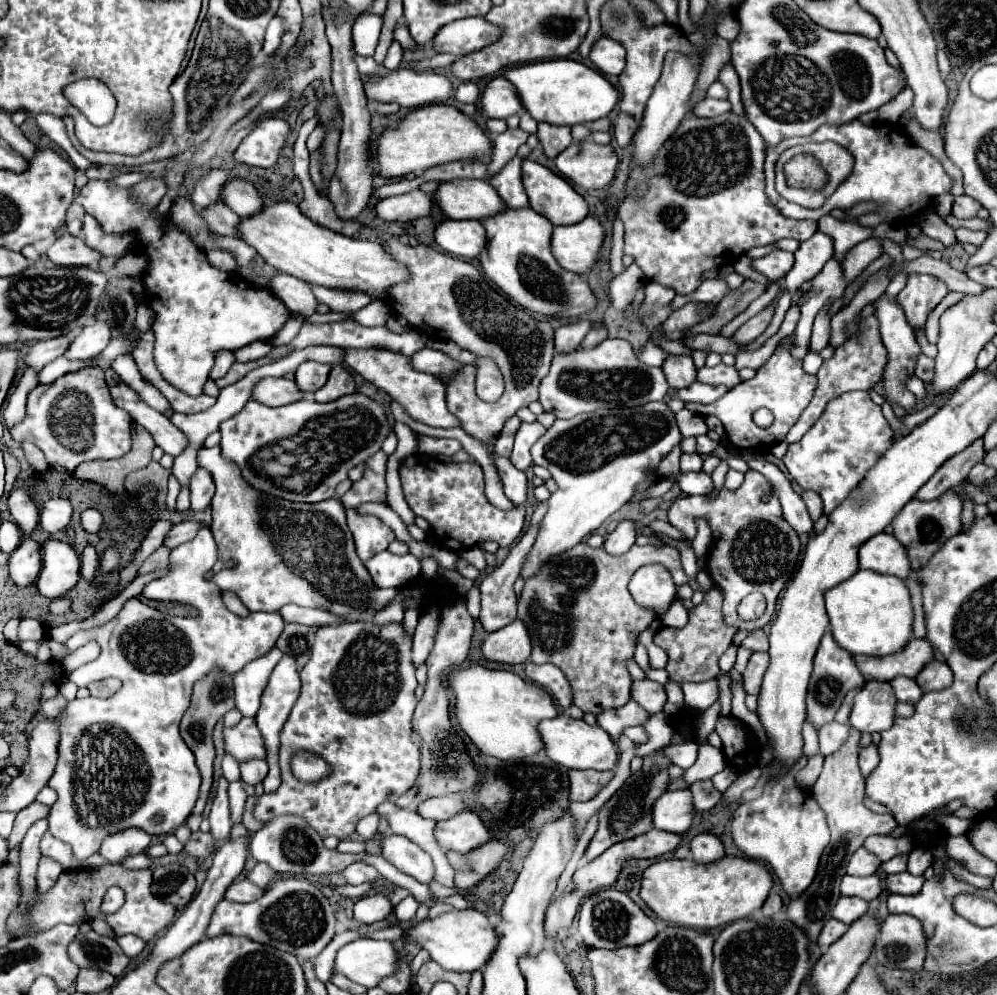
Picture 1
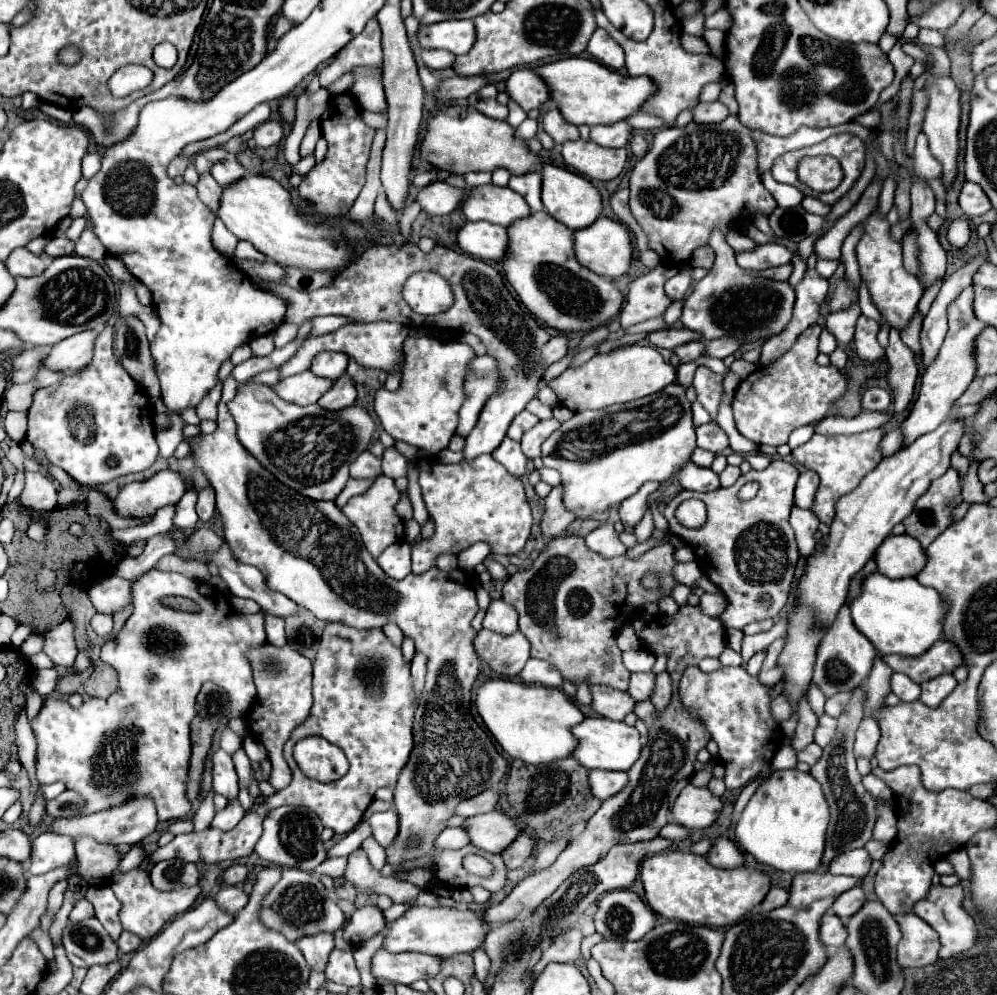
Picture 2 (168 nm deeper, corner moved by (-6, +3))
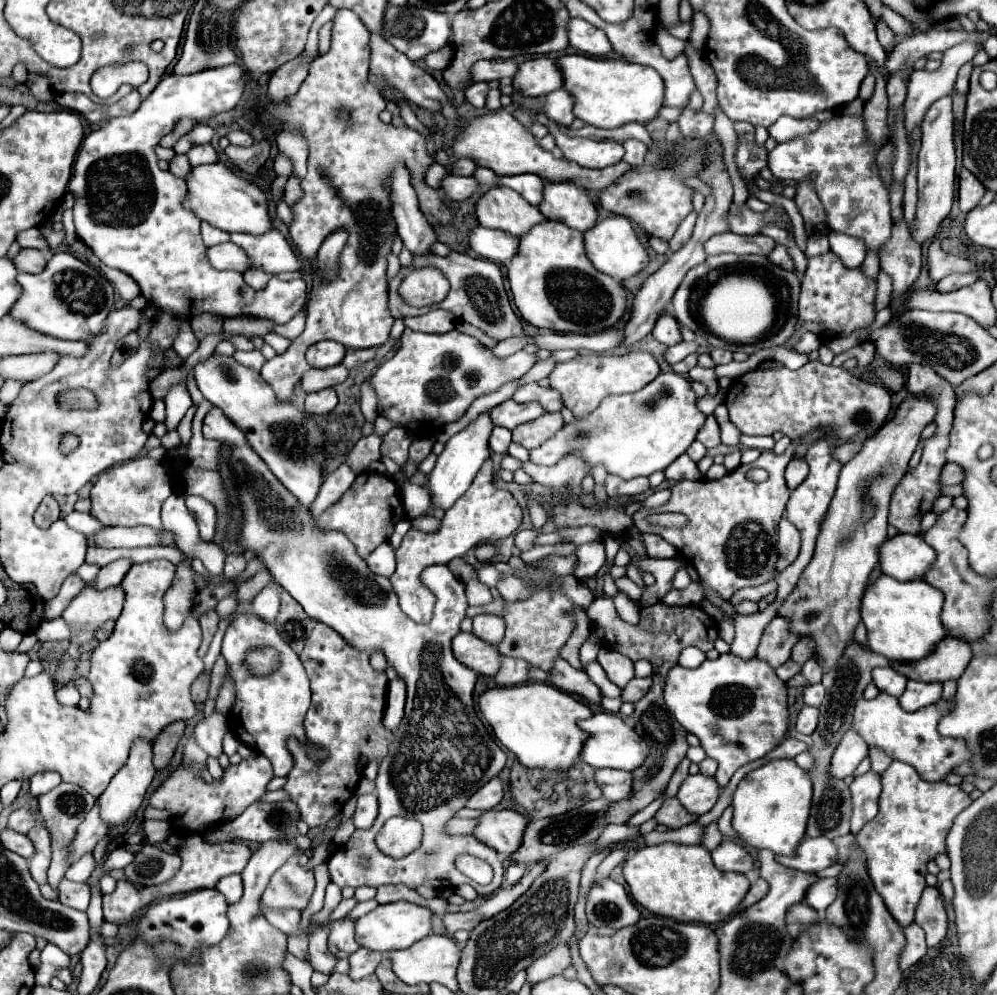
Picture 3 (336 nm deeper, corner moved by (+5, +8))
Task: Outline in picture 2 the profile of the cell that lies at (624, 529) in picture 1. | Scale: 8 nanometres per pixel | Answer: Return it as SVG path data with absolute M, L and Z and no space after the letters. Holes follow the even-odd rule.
M646 482L632 498L626 498L620 504L620 520L624 522L626 530L632 530L644 516L648 508L648 496L658 488L658 482Z

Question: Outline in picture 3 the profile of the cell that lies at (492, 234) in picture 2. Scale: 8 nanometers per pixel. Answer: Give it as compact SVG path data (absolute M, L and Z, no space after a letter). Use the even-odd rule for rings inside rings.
M475 227L469 233L469 247L483 259L505 265L513 253L517 253L517 237L505 231L493 231L485 227Z

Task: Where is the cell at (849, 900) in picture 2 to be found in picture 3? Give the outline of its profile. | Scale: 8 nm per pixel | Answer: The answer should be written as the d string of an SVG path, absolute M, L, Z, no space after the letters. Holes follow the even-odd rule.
M821 879L817 881L817 885L813 885L813 889L809 889L805 903L809 903L813 909L817 909L817 913L823 913L837 897L837 879Z

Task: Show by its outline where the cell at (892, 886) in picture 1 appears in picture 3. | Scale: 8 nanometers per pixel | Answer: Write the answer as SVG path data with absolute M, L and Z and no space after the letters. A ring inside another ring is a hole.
M893 761L889 769L881 773L881 783L879 815L857 833L857 843L867 855L867 873L873 887L893 919L905 927L913 921L915 907L925 889L927 863L937 853L945 853L945 837L955 817L967 809L973 799L959 785L921 781L917 771L901 761Z

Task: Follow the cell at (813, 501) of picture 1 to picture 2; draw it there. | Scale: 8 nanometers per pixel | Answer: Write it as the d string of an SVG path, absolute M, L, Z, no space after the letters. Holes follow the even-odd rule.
M806 470L800 474L798 482L796 482L796 506L798 508L810 508L812 506L812 498L816 494L818 488L818 474L814 470Z

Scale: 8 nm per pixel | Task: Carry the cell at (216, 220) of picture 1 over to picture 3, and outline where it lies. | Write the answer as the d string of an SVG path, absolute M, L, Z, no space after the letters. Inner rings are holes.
M177 155L171 163L169 163L169 171L181 179L187 179L187 175L191 173L191 163L187 159L187 155Z

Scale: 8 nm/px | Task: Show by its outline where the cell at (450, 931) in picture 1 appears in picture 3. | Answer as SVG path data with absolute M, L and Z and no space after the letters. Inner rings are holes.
M397 901L397 903L387 903L379 905L375 911L367 913L365 917L355 921L355 931L357 931L357 941L373 951L393 951L393 949L407 949L421 941L423 937L431 935L431 919L433 911L427 907L419 907L415 903L407 901Z

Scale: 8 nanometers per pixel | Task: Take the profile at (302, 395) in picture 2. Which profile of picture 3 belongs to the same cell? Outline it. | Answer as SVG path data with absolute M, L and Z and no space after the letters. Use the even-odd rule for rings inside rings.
M335 365L335 367L327 367L327 369L309 369L299 379L297 387L303 393L313 393L313 391L321 391L325 387L335 387L337 383L343 383L345 379L347 379L347 369L343 365Z

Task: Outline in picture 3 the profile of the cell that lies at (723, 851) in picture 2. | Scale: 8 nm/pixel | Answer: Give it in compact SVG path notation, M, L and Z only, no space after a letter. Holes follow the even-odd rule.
M729 839L719 843L719 847L711 851L711 857L713 857L715 867L721 871L749 873L753 869L753 859L747 853L747 849L737 845L735 841L729 841Z

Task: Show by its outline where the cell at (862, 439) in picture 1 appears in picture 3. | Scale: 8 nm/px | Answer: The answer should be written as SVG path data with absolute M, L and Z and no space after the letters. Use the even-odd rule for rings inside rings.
M819 439L819 441L815 441L815 443L809 447L809 451L805 453L805 461L807 461L807 465L809 465L811 471L809 471L807 479L805 479L795 491L791 491L791 499L789 499L789 503L787 503L787 509L785 509L785 517L787 517L791 523L795 523L797 529L801 531L803 545L801 545L799 557L797 557L789 567L785 567L785 569L777 575L777 583L779 583L779 587L777 587L777 597L779 597L779 599L785 599L785 597L793 591L793 587L795 587L799 575L801 575L801 569L805 569L805 565L807 565L807 563L811 561L811 557L813 557L813 549L815 549L815 541L817 541L817 533L819 533L819 523L823 521L825 509L829 507L829 503L831 503L833 495L835 495L837 475L839 475L839 471L841 471L841 463L833 457L833 443L831 443L831 439Z

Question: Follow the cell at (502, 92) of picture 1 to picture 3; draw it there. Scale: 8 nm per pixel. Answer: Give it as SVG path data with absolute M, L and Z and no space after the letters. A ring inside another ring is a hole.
M539 57L519 65L517 73L513 75L513 87L523 97L541 97L547 95L563 85L561 73L553 59Z

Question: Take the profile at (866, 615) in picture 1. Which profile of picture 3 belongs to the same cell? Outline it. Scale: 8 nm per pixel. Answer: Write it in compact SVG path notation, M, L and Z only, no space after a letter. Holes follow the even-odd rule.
M889 575L877 577L873 583L867 583L867 589L861 599L861 619L867 627L867 639L869 639L869 649L873 653L885 655L891 661L901 661L901 663L911 663L923 659L937 641L947 637L947 629L941 625L941 607L943 607L943 593L939 589L933 589L927 581L917 579L917 581L897 581Z

